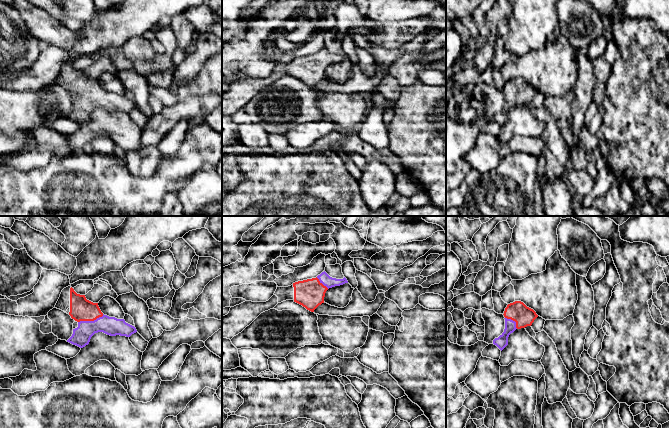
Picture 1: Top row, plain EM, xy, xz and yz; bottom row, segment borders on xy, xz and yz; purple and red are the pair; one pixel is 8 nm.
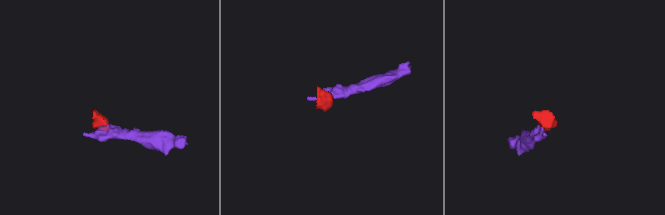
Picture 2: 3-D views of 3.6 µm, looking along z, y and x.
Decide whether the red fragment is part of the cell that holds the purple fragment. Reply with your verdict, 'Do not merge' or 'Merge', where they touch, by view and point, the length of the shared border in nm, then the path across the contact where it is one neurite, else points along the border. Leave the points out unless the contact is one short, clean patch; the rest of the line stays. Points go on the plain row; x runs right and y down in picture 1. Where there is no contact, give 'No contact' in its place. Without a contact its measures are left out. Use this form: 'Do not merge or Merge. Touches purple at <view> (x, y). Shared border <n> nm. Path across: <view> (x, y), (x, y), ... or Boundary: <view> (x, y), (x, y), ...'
Merge. Touches purple at xy (90, 97). Shared border 220 nm. Path across: xy (81, 112), (90, 97), (81, 85)

